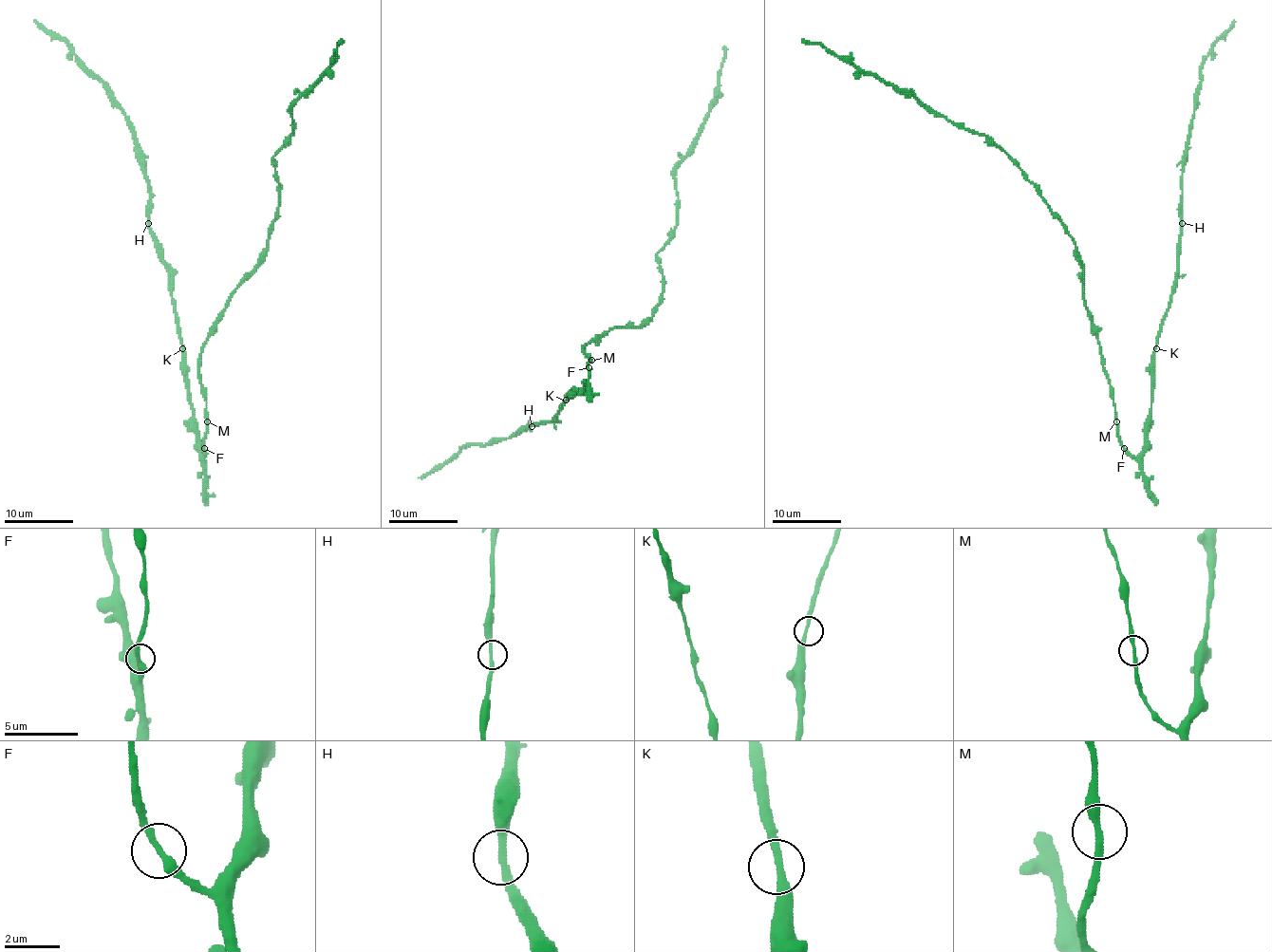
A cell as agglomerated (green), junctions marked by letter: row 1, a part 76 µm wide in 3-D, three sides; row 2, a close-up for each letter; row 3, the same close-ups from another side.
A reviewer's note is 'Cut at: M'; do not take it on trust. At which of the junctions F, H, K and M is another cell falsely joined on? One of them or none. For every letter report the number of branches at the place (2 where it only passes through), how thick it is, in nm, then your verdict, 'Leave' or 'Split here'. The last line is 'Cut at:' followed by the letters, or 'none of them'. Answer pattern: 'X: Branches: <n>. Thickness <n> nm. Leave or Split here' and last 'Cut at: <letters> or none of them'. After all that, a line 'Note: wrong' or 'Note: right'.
F: Branches: 2. Thickness 280 nm. Leave
H: Branches: 2. Thickness 240 nm. Leave
K: Branches: 2. Thickness 260 nm. Leave
M: Branches: 2. Thickness 240 nm. Leave
Cut at: none of them
Note: wrong

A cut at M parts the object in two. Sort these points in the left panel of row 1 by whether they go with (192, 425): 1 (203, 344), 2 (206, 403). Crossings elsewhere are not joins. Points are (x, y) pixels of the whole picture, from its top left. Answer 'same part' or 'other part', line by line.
1: other part
2: other part

